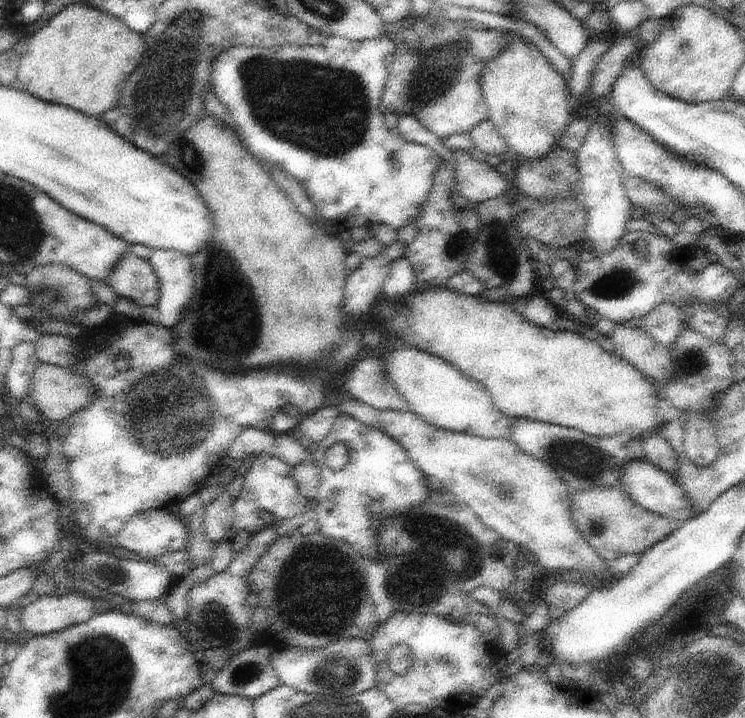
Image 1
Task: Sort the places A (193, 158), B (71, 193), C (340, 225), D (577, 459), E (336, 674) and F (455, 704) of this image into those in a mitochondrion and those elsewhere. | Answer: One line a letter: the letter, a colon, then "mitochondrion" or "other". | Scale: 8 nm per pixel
A: mitochondrion
B: other
C: other
D: mitochondrion
E: mitochondrion
F: other

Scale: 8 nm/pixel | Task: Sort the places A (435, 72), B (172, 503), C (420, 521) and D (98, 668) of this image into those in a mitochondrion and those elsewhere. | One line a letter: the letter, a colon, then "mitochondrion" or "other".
A: mitochondrion
B: other
C: mitochondrion
D: mitochondrion

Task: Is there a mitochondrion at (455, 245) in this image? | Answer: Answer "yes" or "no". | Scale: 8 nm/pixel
yes

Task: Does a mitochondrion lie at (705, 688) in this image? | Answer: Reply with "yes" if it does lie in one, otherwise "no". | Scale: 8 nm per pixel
yes

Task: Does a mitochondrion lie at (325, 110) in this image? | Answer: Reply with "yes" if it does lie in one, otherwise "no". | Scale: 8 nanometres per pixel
yes

